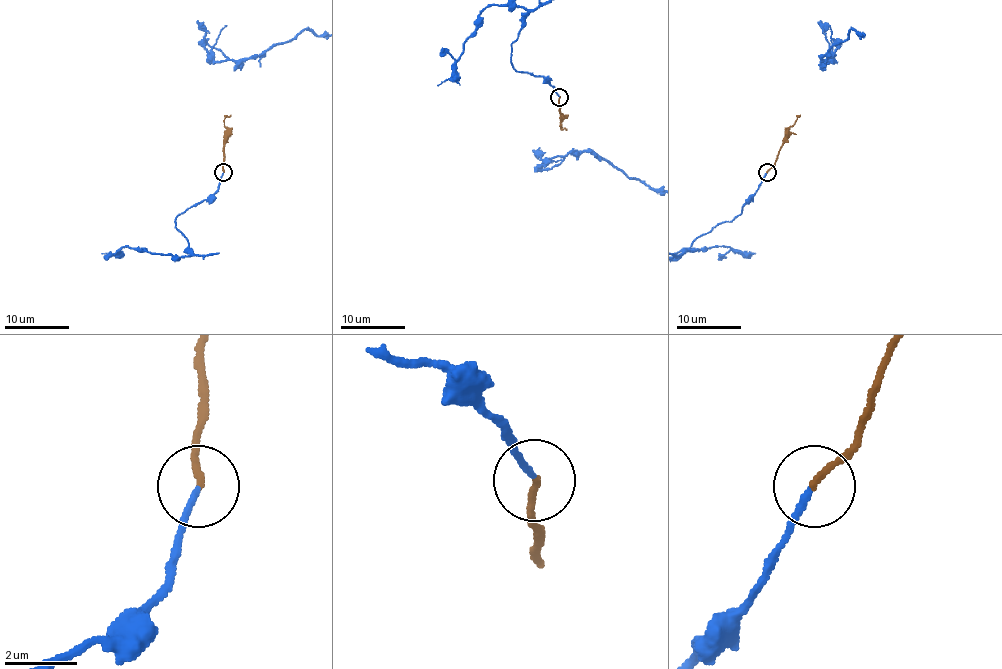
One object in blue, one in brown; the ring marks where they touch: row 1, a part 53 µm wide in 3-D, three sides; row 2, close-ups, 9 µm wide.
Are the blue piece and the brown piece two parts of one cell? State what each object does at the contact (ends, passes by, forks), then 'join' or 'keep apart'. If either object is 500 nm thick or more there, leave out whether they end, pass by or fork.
blue ends there; brown ends there; join

